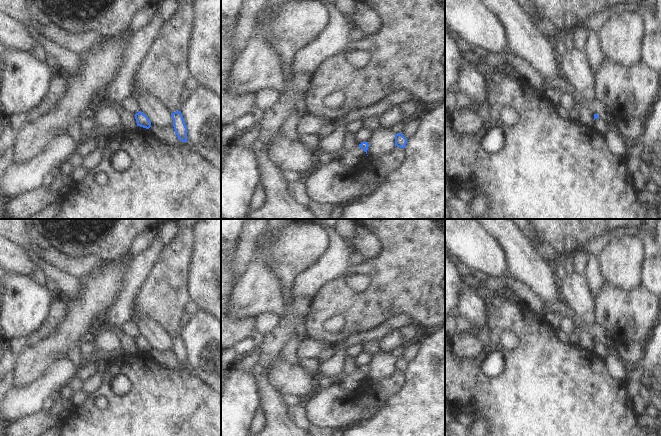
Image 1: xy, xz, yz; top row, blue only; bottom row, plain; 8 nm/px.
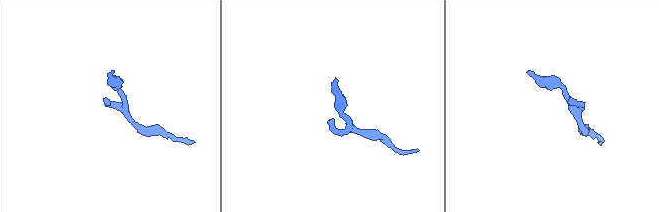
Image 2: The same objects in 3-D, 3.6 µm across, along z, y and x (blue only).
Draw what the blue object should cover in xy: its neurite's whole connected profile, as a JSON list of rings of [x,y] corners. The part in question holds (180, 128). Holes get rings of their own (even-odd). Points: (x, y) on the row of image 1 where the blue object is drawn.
[[[176,111],[171,114],[173,119],[173,127],[180,141],[187,142],[187,127],[181,114],[181,111]]]

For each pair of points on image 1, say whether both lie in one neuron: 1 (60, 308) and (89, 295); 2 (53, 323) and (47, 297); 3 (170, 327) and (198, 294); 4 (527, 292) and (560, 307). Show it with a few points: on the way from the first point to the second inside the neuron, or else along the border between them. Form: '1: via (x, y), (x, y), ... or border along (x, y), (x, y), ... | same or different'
1: border along (66, 299), (67, 312), (57, 327) | different
2: border along (58, 294), (47, 316), (37, 327) | different
3: border along (188, 277), (188, 297), (191, 300) | different
4: border along (543, 301), (546, 313) | different

